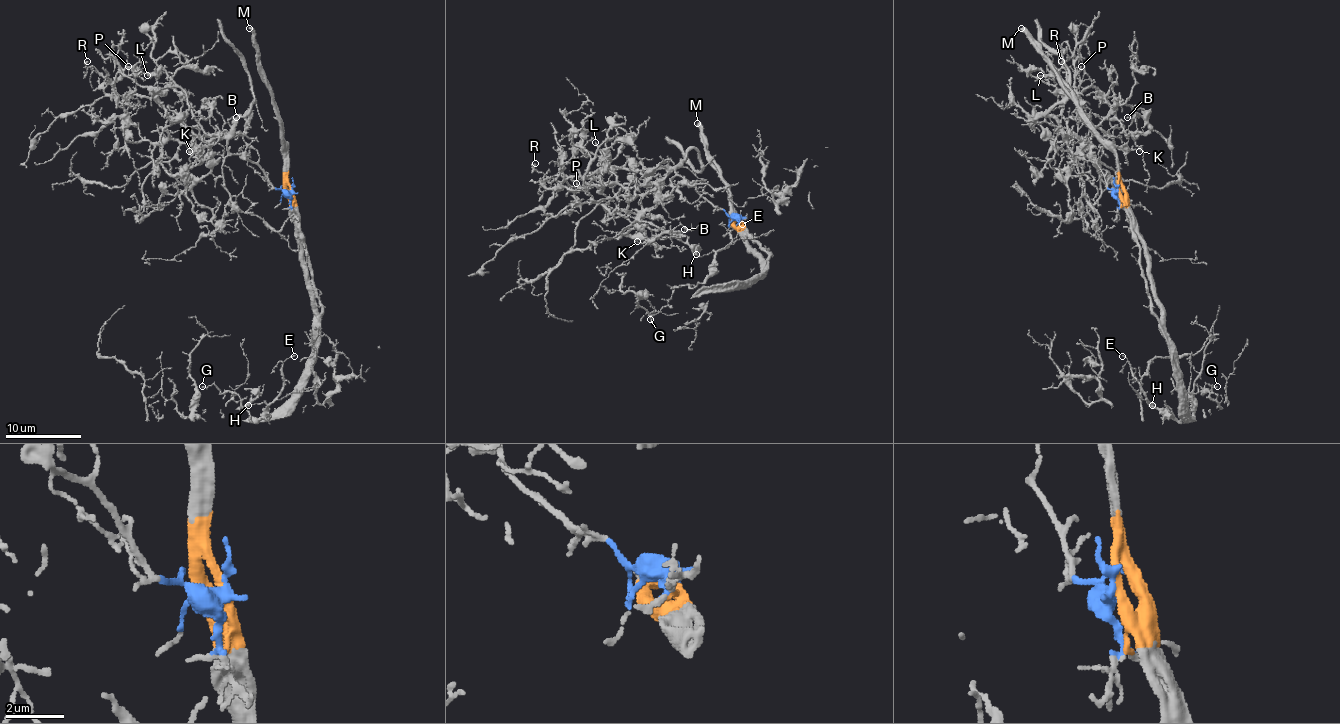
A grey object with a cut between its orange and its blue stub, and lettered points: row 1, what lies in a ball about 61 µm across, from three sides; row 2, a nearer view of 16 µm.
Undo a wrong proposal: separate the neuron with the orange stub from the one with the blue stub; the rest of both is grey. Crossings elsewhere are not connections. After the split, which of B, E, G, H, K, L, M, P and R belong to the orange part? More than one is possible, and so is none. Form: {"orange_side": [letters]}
{"orange_side": ["E", "G", "H", "M"]}

